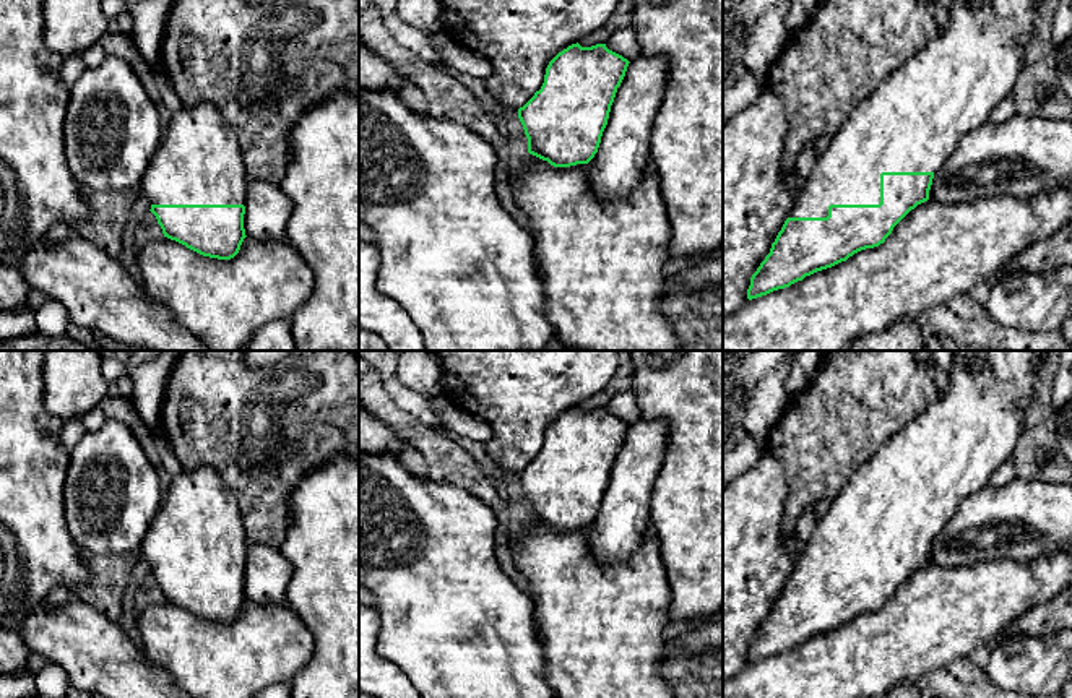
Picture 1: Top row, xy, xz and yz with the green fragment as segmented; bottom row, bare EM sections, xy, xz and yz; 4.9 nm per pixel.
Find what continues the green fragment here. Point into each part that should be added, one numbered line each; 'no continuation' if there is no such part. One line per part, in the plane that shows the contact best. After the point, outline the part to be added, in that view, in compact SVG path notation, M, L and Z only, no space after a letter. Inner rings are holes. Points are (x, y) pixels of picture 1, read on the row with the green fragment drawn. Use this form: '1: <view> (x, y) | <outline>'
1: yz (915, 119) | M952 0L945 11L949 24L942 28L940 36L905 62L849 112L827 151L817 157L804 187L794 193L789 218L827 218L830 205L879 205L882 172L936 174L958 141L968 131L984 125L994 107L1012 94L1027 47L1035 36L1040 0L986 0L981 6Z

